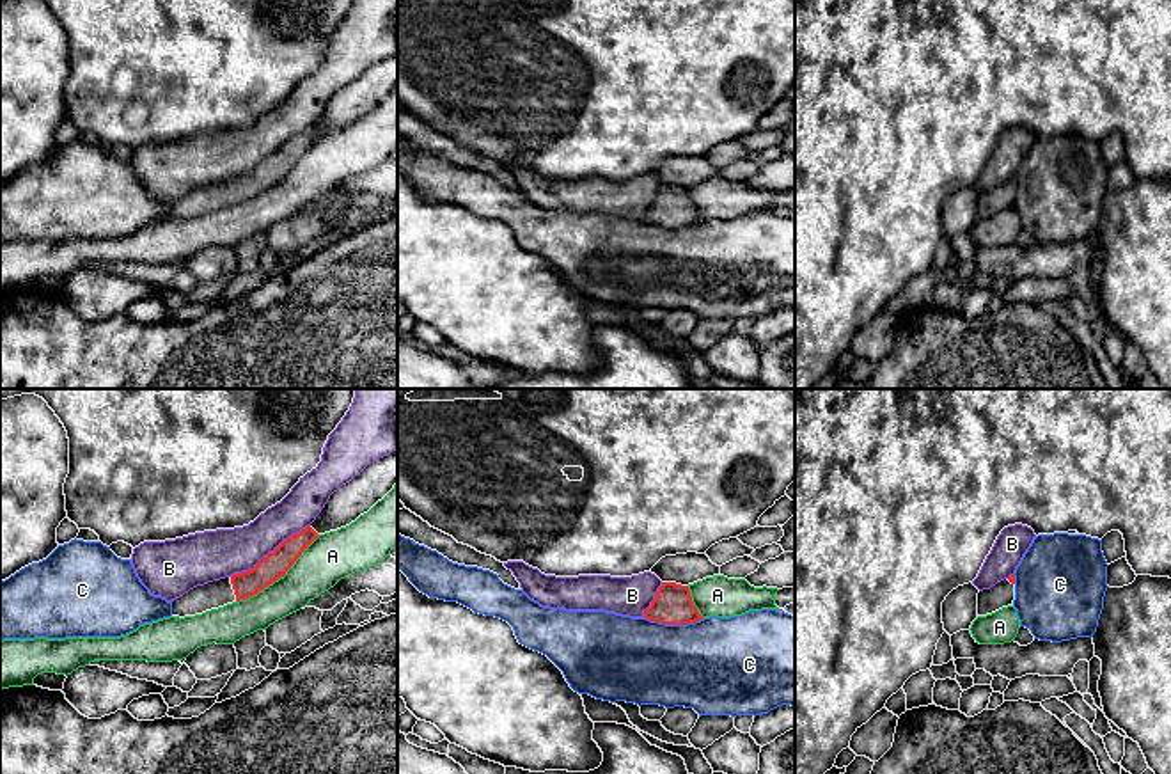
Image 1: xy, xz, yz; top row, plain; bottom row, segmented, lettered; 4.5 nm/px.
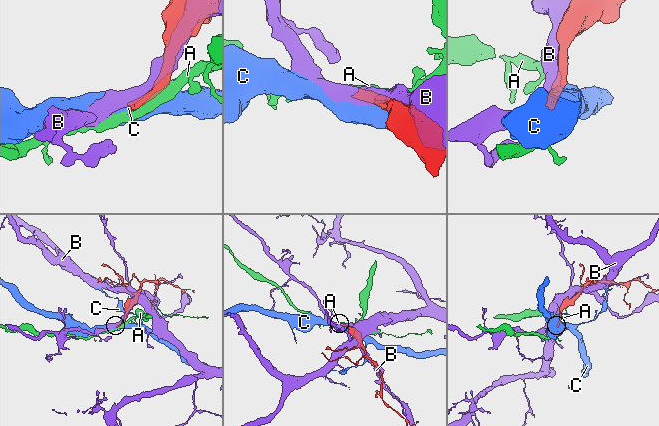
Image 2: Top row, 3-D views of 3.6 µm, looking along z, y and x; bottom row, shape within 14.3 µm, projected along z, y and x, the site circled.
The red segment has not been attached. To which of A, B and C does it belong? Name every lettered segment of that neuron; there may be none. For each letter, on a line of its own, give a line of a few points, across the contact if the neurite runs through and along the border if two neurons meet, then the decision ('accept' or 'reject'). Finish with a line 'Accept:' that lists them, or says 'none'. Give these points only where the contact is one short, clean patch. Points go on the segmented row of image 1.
A: reject
B: reject
C: reject
Accept: none

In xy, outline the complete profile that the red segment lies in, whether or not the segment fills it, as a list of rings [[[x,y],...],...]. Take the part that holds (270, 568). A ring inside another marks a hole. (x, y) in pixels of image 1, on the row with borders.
[[[309,525],[284,540],[252,570],[197,586],[172,602],[172,616],[195,616],[232,602],[247,600],[280,577],[319,534]]]

